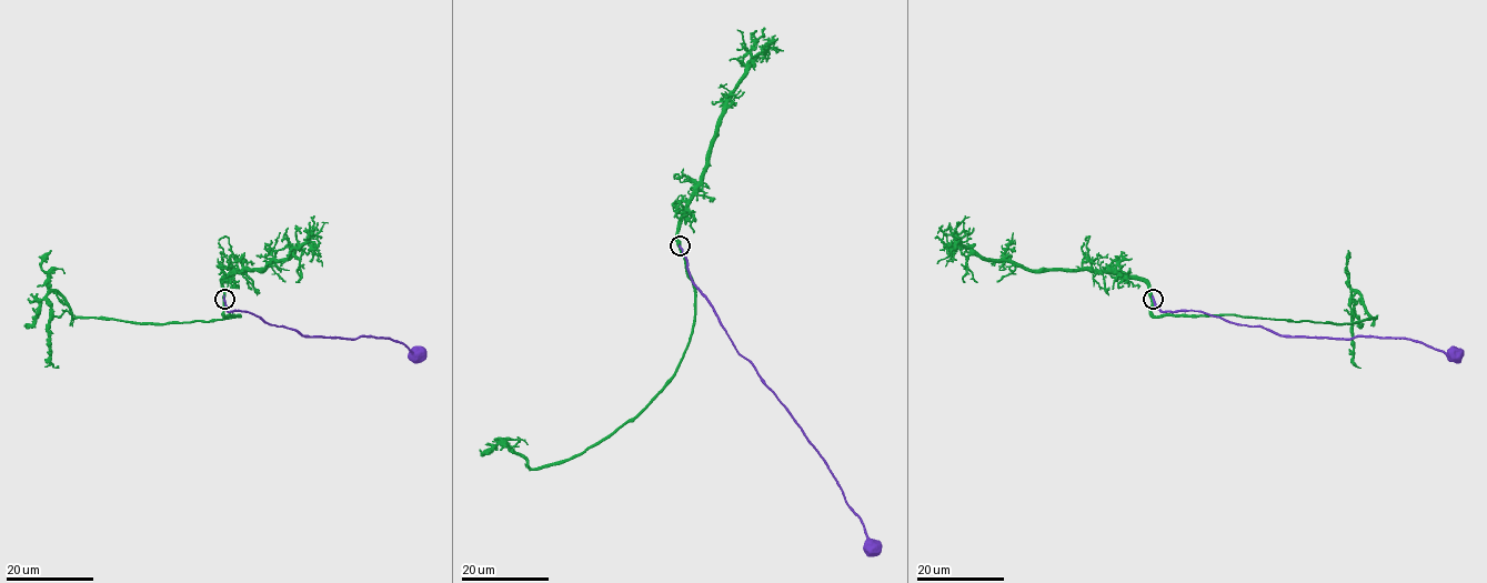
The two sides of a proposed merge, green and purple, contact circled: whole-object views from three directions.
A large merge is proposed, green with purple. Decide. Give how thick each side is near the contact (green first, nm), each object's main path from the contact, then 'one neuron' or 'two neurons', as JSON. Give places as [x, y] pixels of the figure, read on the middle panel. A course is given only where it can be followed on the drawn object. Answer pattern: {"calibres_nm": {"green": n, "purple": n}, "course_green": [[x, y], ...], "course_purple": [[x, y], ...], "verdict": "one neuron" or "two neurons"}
{"calibres_nm": {"green": 440, "purple": 340}, "course_green": [[679, 245], [694, 289], [694, 325], [670, 381], [635, 416], [566, 460], [531, 469], [502, 443], [513, 449]], "course_purple": [[679, 245], [690, 278], [712, 307], [732, 344], [752, 364], [820, 454], [846, 503], [863, 526], [872, 549]], "verdict": "one neuron"}

